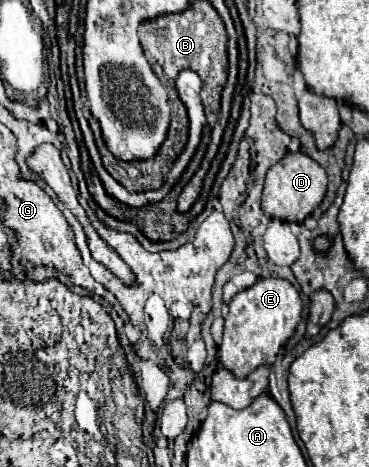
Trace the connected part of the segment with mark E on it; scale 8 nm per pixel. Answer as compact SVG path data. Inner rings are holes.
M259 278L253 286L237 292L229 302L219 362L239 378L245 378L261 364L273 364L279 350L295 332L301 320L301 308L297 288L283 278Z

